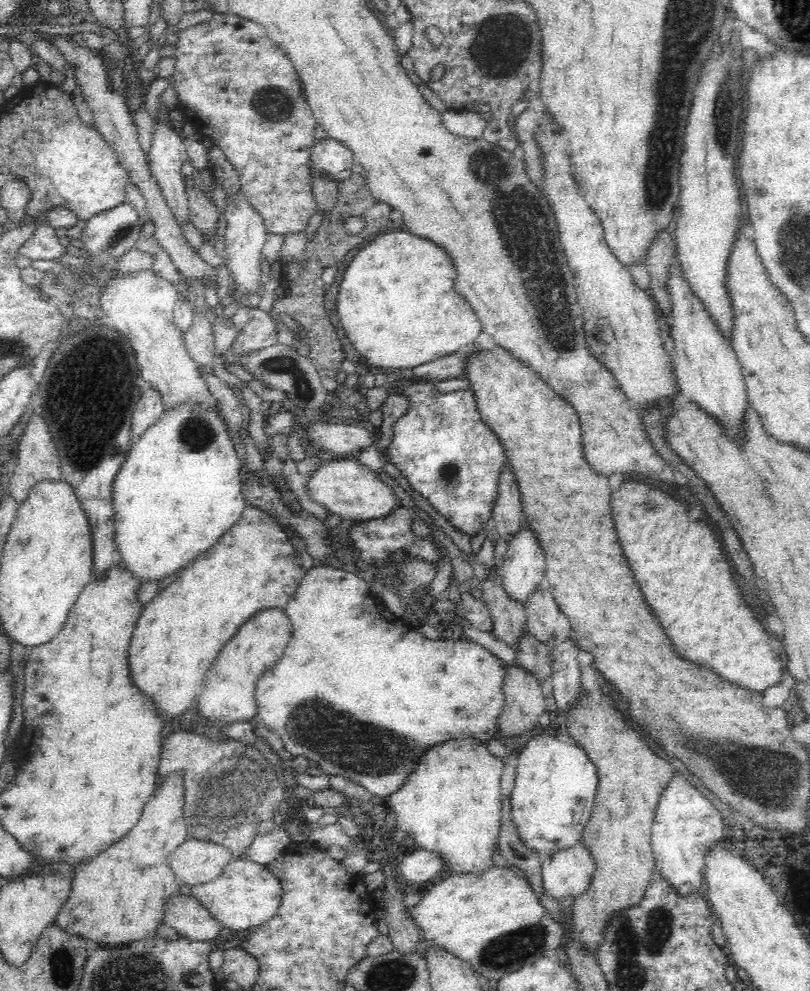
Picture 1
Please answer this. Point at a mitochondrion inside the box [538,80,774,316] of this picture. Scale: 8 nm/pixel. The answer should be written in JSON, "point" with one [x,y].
{"point":[722,120]}

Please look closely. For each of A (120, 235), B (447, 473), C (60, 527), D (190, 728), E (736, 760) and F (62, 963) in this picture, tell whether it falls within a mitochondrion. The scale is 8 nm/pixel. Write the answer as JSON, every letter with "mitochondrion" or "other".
{"A":"mitochondrion","B":"mitochondrion","C":"other","D":"other","E":"mitochondrion","F":"mitochondrion"}

